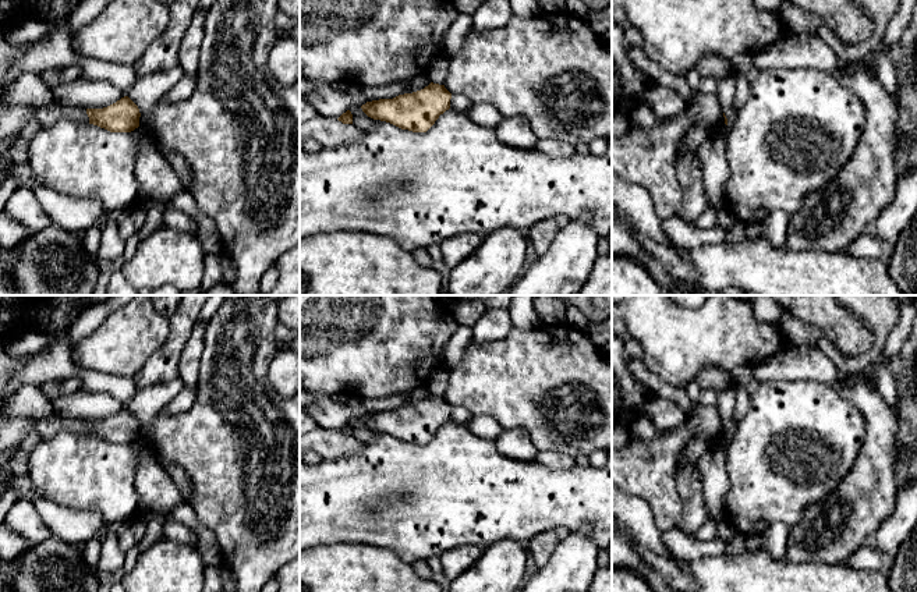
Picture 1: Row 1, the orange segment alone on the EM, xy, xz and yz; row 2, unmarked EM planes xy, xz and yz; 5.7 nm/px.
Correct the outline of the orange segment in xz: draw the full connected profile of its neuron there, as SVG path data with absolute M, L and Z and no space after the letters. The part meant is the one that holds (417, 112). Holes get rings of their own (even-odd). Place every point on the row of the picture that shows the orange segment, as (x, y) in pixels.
M431 82L421 91L379 99L361 106L373 118L390 123L401 130L426 132L435 121L450 109L452 93L445 85Z

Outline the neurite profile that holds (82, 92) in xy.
M84 77L63 82L52 92L56 103L85 109L103 109L125 96L124 92L106 81L91 81Z

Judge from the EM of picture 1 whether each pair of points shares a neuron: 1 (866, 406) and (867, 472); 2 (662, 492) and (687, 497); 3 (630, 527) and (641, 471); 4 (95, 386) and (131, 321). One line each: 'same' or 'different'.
1: same
2: different
3: different
4: different

